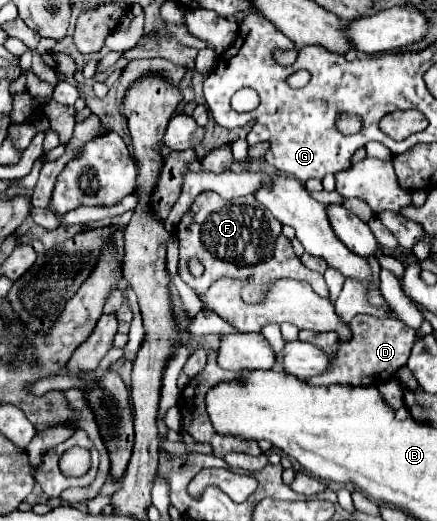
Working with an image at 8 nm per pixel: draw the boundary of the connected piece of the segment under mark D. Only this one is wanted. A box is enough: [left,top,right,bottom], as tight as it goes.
[307,315,415,385]

